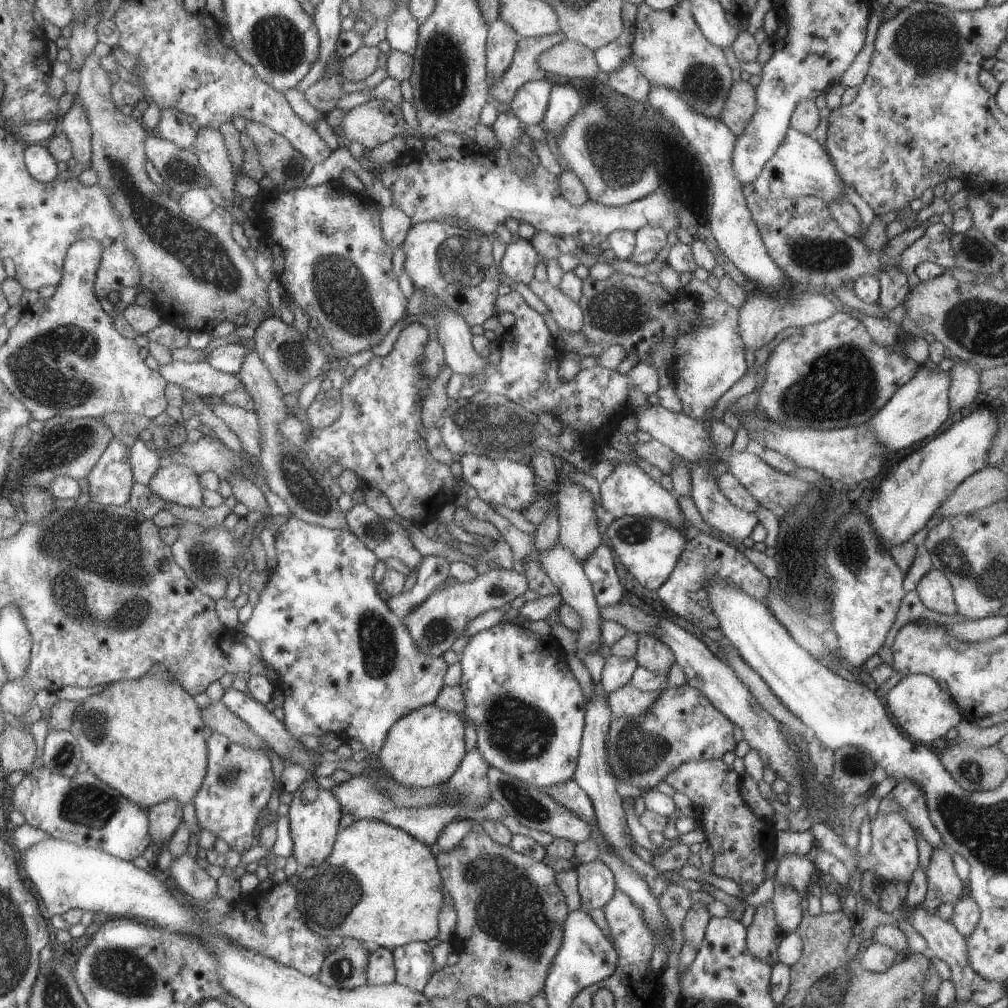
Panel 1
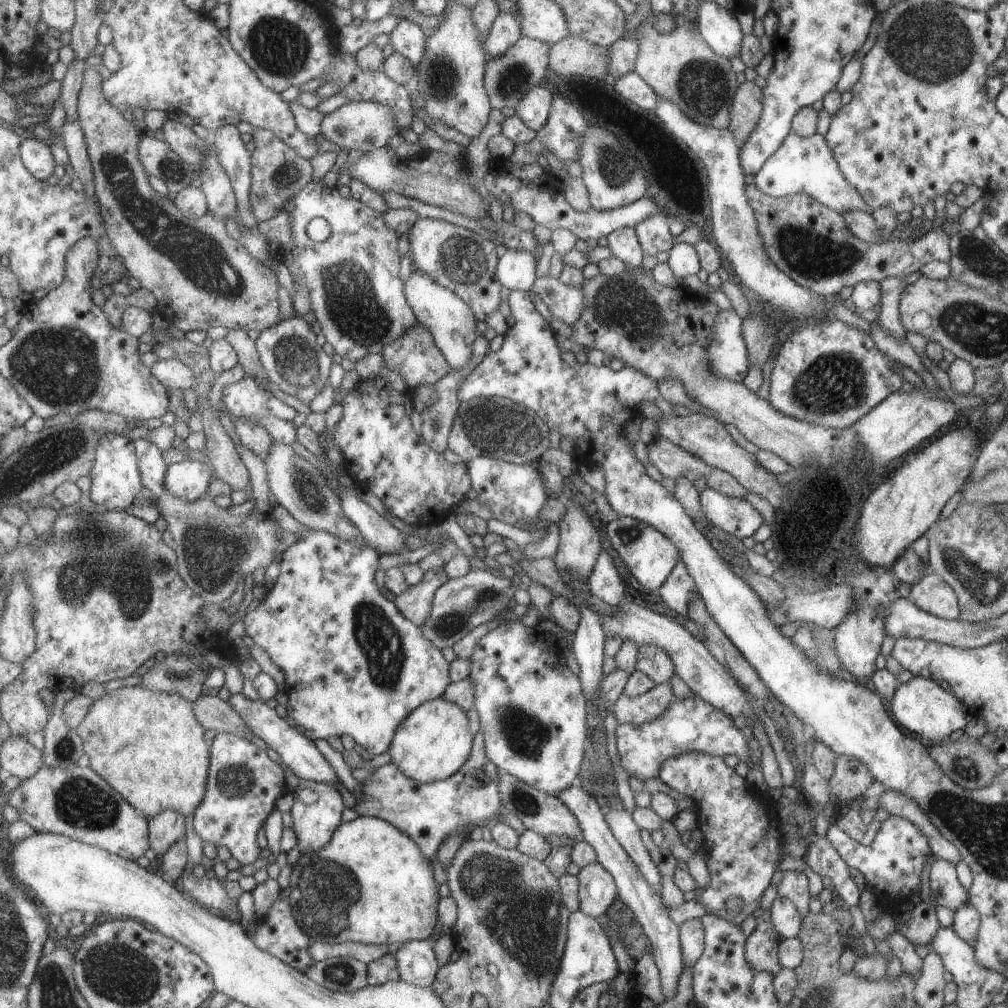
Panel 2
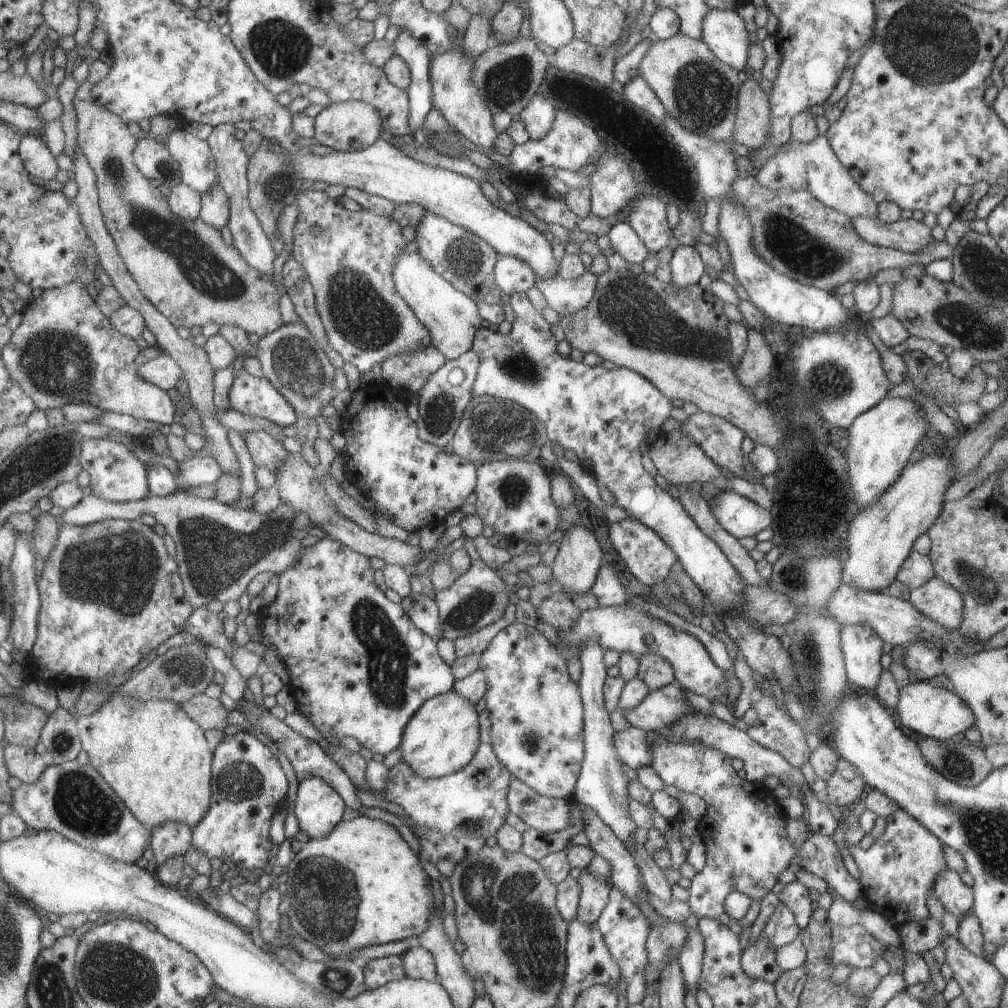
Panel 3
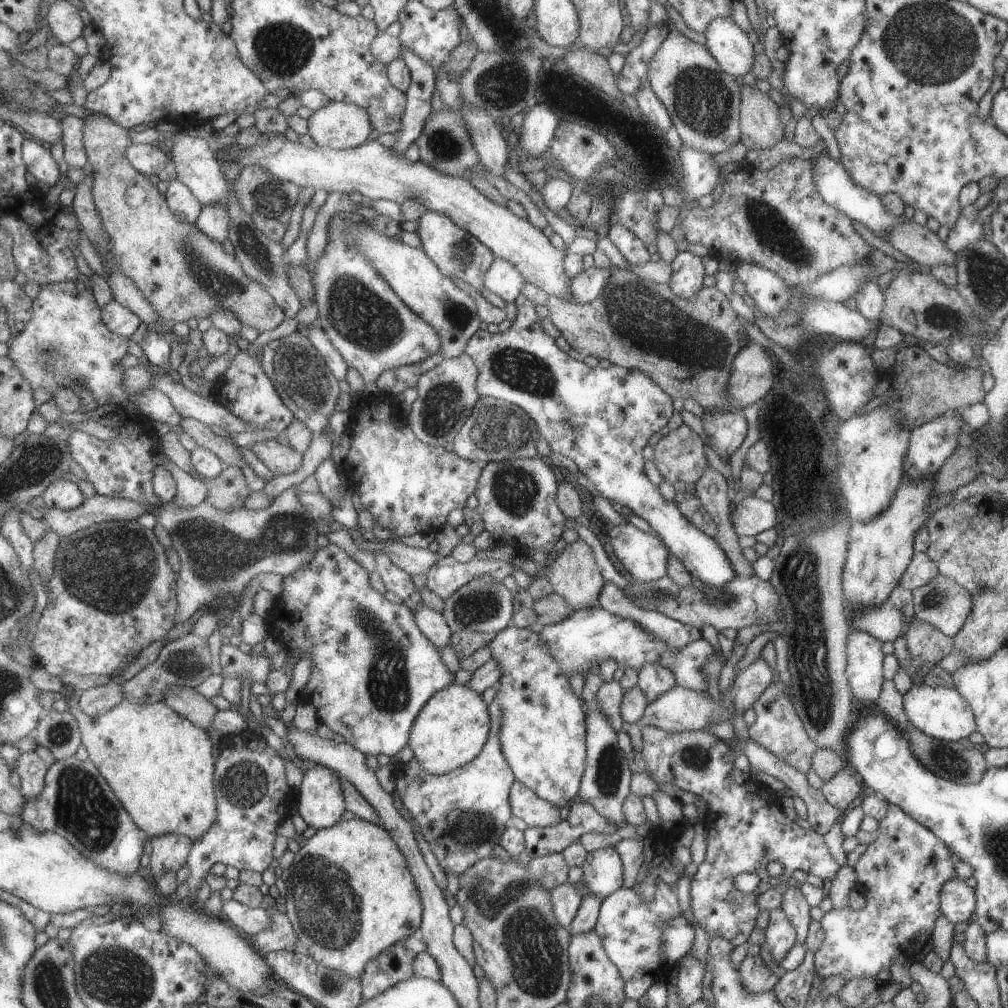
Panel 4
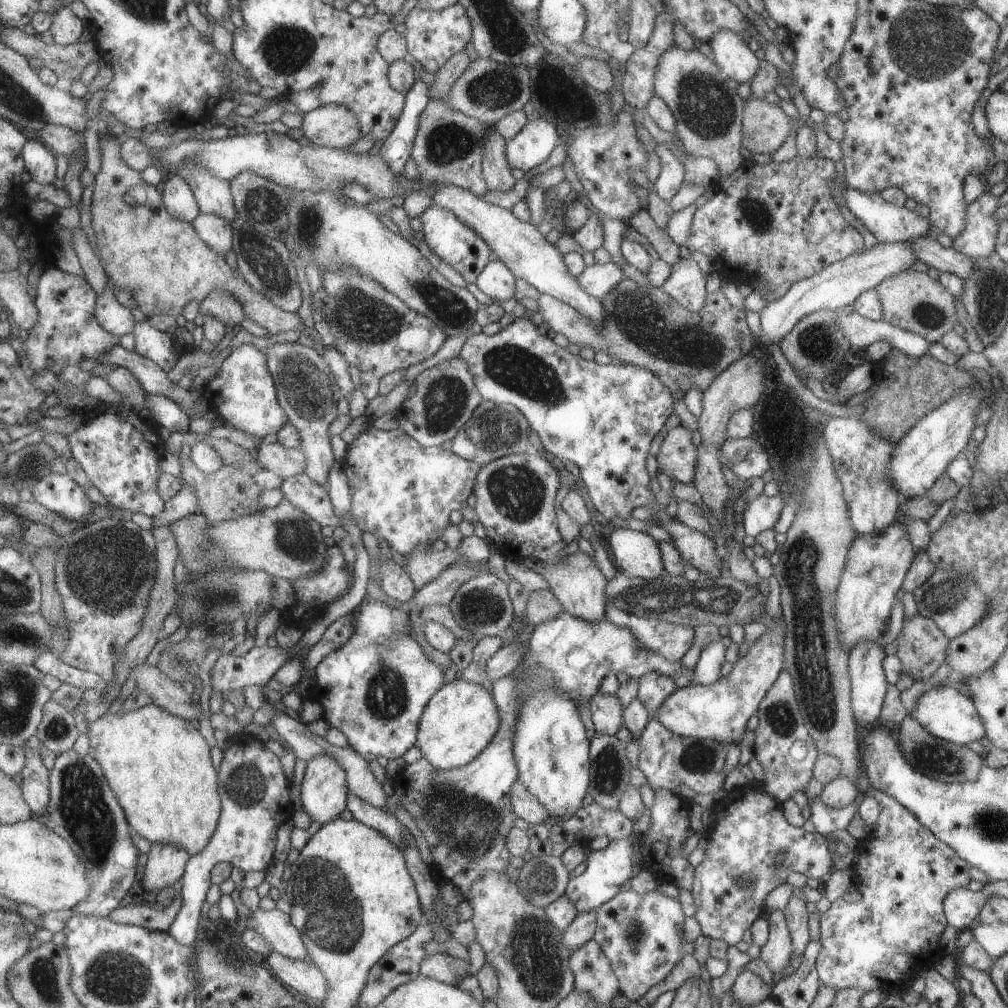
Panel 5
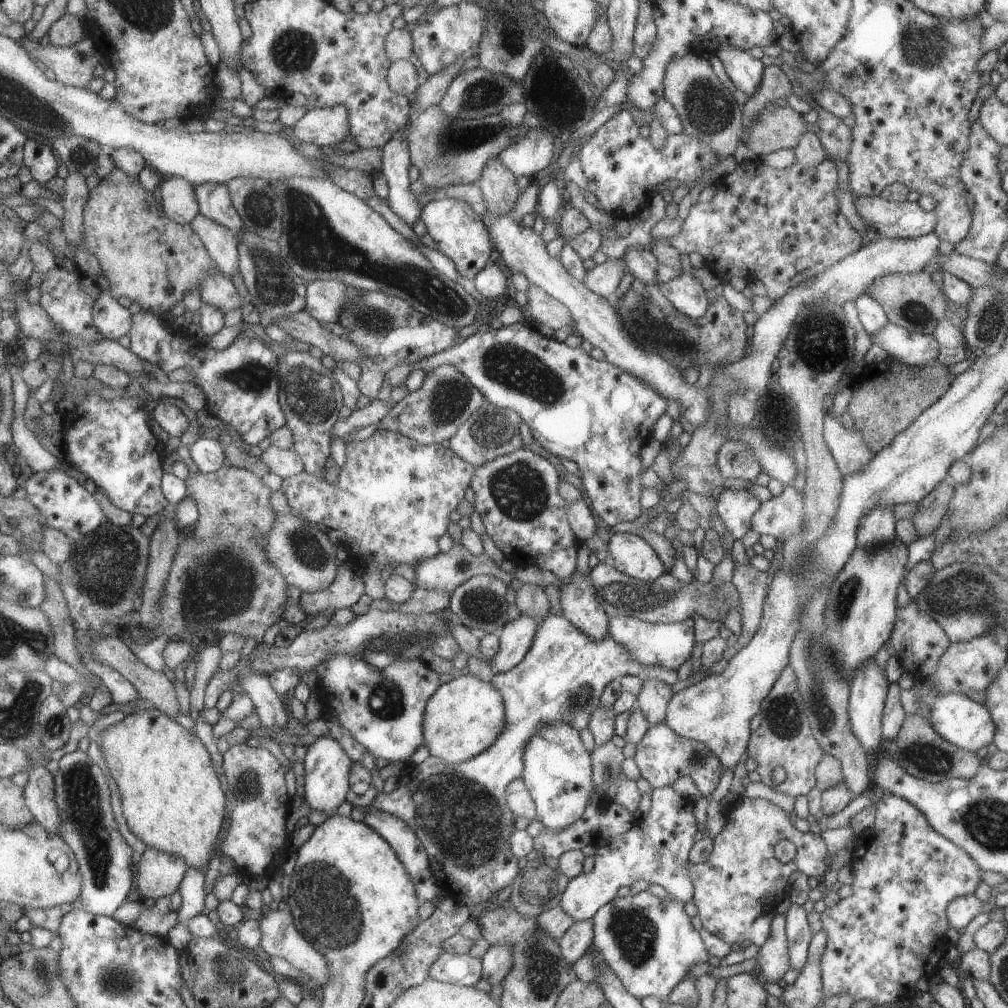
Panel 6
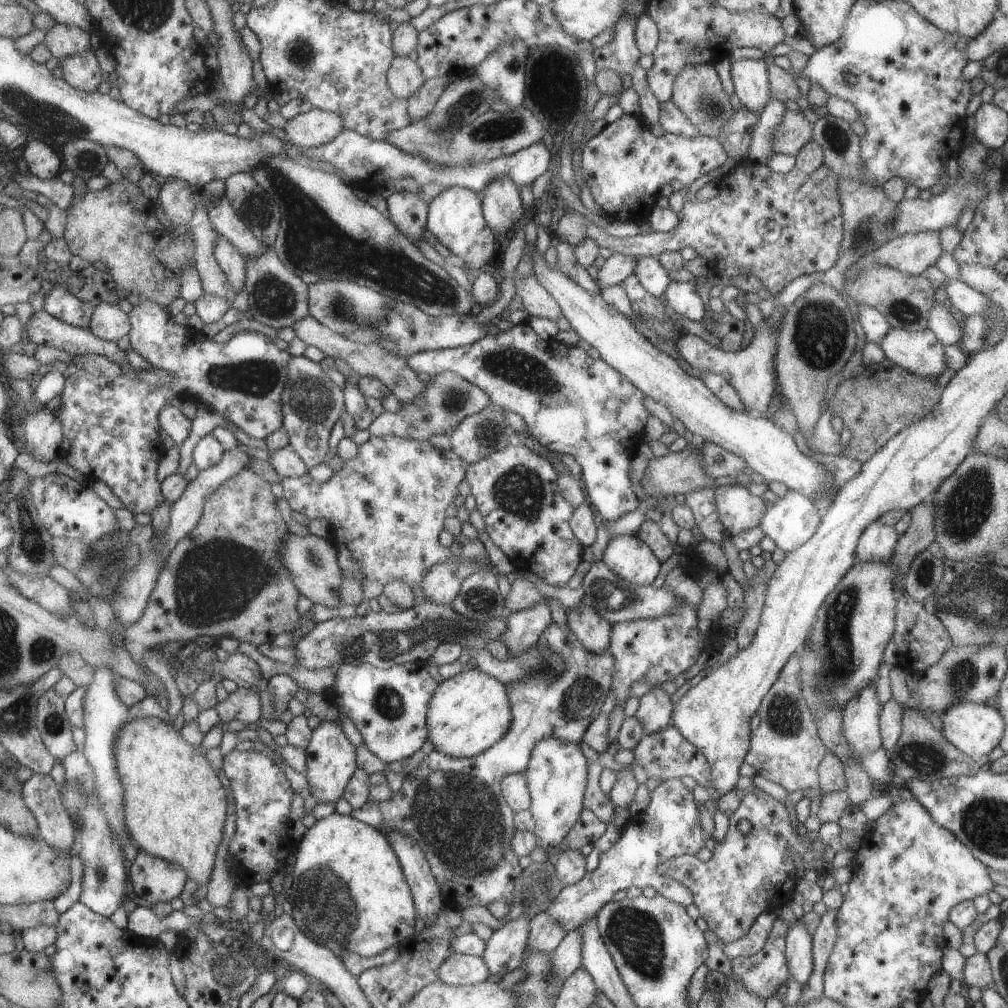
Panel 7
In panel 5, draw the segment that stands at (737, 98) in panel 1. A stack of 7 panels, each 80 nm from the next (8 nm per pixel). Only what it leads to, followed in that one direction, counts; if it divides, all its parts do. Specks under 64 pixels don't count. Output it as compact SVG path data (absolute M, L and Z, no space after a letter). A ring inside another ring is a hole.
M751 97L742 112L743 148L750 153L772 153L789 134L790 122L779 105Z

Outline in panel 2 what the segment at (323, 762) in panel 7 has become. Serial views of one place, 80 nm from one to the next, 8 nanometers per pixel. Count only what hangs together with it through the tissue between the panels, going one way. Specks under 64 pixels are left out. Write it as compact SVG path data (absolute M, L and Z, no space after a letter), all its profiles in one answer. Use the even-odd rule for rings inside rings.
M299 780L292 792L292 805L289 808L292 824L290 829L295 833L296 845L301 855L316 853L321 850L330 840L334 830L341 823L341 811L345 808L341 794L325 783L315 781ZM303 788L310 788L317 794L317 799L310 804L302 804L297 799L297 794Z

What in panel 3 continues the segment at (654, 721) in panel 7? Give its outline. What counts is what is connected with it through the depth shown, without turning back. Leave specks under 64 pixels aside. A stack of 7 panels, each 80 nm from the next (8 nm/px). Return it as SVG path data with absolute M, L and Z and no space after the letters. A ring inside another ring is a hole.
M651 653L638 658L636 676L651 692L671 683L674 679L674 672L672 666L664 658Z

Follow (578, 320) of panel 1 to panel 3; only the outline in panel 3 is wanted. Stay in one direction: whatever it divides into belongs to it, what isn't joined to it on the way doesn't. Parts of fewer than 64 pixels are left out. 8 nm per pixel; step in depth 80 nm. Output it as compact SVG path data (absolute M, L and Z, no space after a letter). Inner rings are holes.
M588 270L578 279L539 277L534 286L543 294L546 304L559 317L567 317L583 308L598 287L596 276Z

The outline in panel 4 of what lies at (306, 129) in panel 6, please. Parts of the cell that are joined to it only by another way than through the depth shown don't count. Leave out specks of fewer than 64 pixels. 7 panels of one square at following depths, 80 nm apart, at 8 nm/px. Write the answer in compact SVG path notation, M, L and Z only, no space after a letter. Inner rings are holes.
M330 101L309 116L308 134L319 147L350 149L367 142L373 129L367 111L353 103Z

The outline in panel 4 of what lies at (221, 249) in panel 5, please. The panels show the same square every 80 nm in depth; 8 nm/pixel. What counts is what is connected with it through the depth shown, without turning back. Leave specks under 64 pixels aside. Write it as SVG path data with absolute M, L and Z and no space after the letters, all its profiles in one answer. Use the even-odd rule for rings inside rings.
M205 203L194 220L197 228L209 238L221 242L228 236L229 215L223 203Z

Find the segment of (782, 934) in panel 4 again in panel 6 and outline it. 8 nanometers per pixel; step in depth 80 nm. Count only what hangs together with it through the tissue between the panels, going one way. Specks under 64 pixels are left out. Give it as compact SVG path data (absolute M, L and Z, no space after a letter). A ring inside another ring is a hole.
M773 914L769 936L758 948L755 959L759 965L761 976L754 977L762 984L764 980L775 983L790 968L786 922L783 914Z

